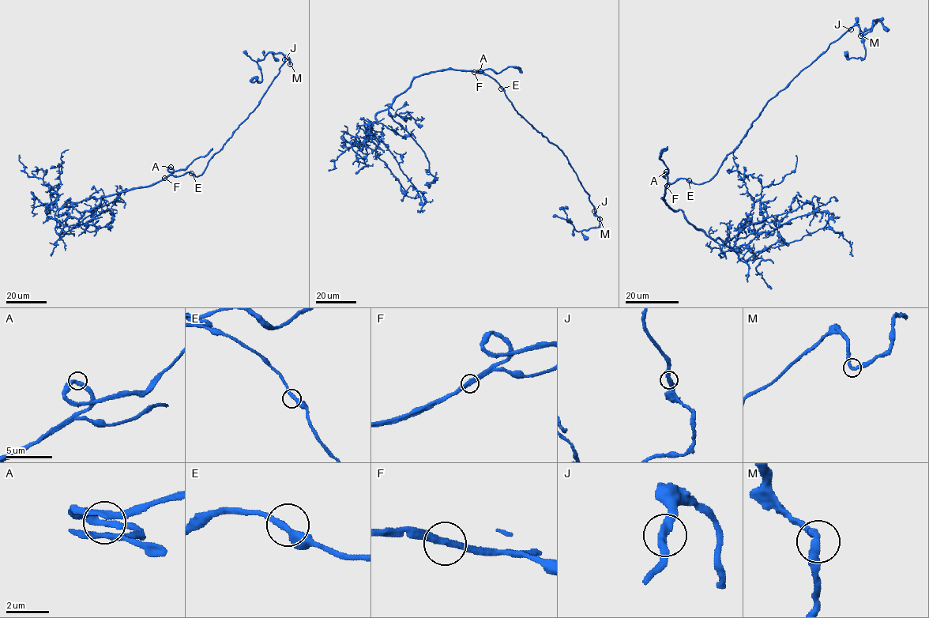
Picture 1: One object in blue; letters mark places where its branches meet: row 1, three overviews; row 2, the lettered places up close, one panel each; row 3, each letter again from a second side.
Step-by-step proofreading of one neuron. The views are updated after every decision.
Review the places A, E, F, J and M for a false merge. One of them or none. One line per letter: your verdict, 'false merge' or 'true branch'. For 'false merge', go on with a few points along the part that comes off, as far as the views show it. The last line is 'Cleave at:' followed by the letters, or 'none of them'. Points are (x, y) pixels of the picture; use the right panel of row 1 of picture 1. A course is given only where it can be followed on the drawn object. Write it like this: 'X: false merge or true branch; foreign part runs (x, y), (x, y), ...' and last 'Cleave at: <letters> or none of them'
A: true branch
E: true branch
F: true branch
J: true branch
M: true branch
Cleave at: none of them

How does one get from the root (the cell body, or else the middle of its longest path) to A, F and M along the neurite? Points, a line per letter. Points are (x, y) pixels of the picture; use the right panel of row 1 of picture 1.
A: (688, 181), (678, 178), (670, 184), (666, 171)
F: (688, 181), (678, 178), (671, 184), (667, 182), (667, 186)
M: (688, 181), (696, 184), (708, 181), (772, 98), (814, 61), (830, 43), (853, 26), (859, 28), (860, 35)

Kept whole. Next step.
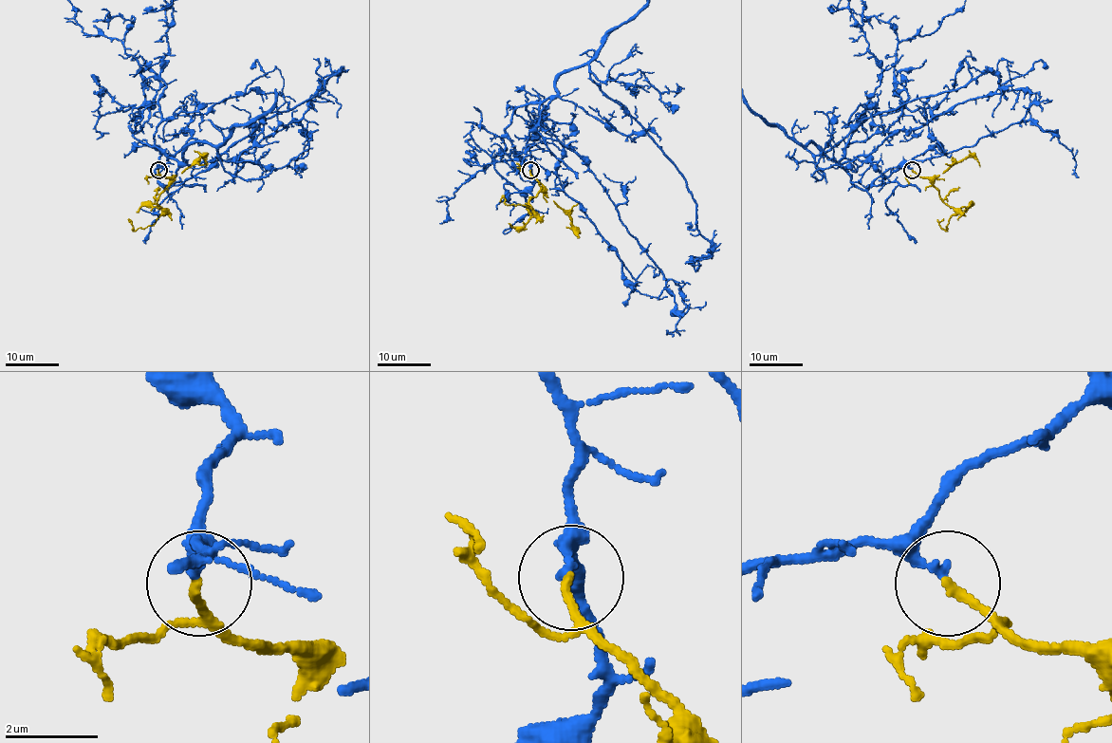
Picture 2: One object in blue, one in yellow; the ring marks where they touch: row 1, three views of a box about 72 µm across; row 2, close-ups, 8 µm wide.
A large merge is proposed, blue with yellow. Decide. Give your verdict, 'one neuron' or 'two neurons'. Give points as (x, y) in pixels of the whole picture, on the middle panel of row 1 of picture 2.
one neuron

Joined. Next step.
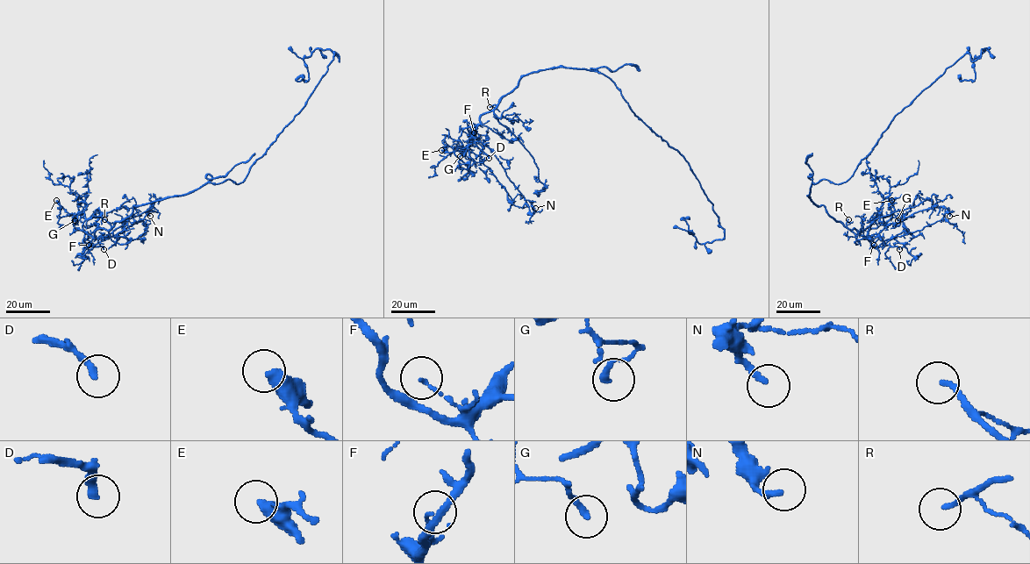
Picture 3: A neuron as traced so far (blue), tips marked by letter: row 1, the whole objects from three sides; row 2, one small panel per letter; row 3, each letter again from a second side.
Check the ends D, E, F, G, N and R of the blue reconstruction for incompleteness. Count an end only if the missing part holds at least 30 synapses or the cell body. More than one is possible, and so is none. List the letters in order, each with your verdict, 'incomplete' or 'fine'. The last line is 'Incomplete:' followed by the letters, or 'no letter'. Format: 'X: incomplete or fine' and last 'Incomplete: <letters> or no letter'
D: incomplete
E: fine
F: fine
G: fine
N: fine
R: incomplete
Incomplete: D, R

